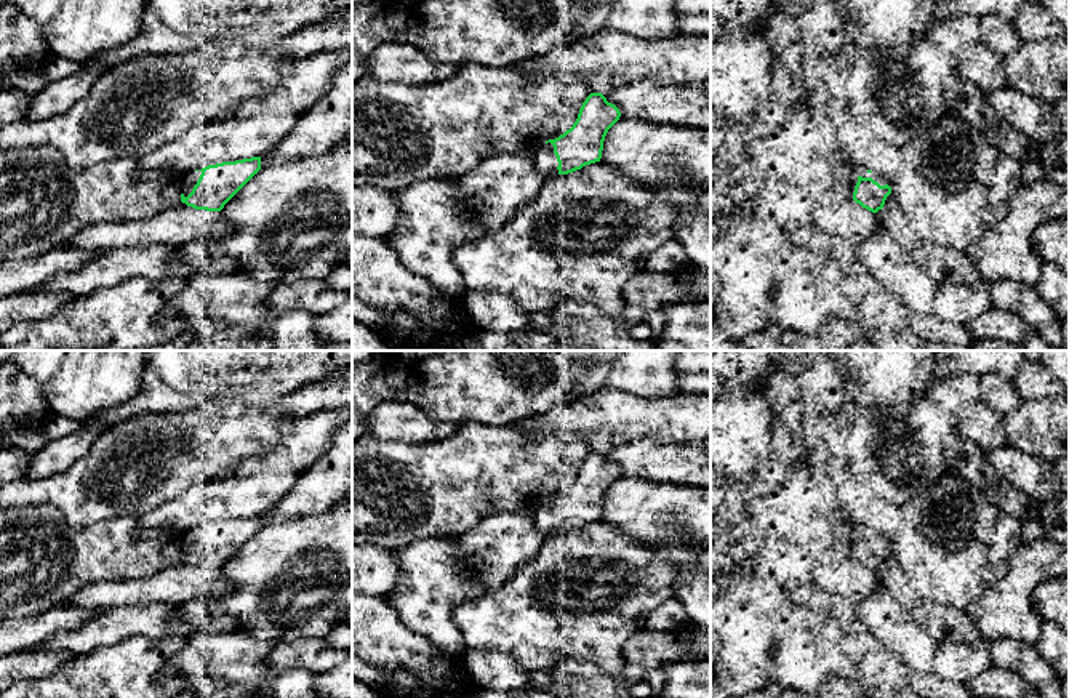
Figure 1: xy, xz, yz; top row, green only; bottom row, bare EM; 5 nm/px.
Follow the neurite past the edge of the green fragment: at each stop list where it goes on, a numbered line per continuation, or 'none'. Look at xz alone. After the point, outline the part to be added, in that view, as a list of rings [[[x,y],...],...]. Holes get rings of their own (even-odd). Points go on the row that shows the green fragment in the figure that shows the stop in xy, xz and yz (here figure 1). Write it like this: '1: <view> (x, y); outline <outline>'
1: xz (546, 162); outline [[[551,142],[541,146],[536,154],[533,155],[534,158],[534,165],[538,168],[538,171],[541,173],[541,176],[544,178],[544,181],[554,178],[559,174],[559,162],[557,157],[554,154],[554,146]]]

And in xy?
1: xy (188, 180); outline [[[198,170],[198,171],[187,171],[181,176],[181,192],[184,194],[184,197],[187,197],[192,192],[200,174],[202,174],[202,171]]]

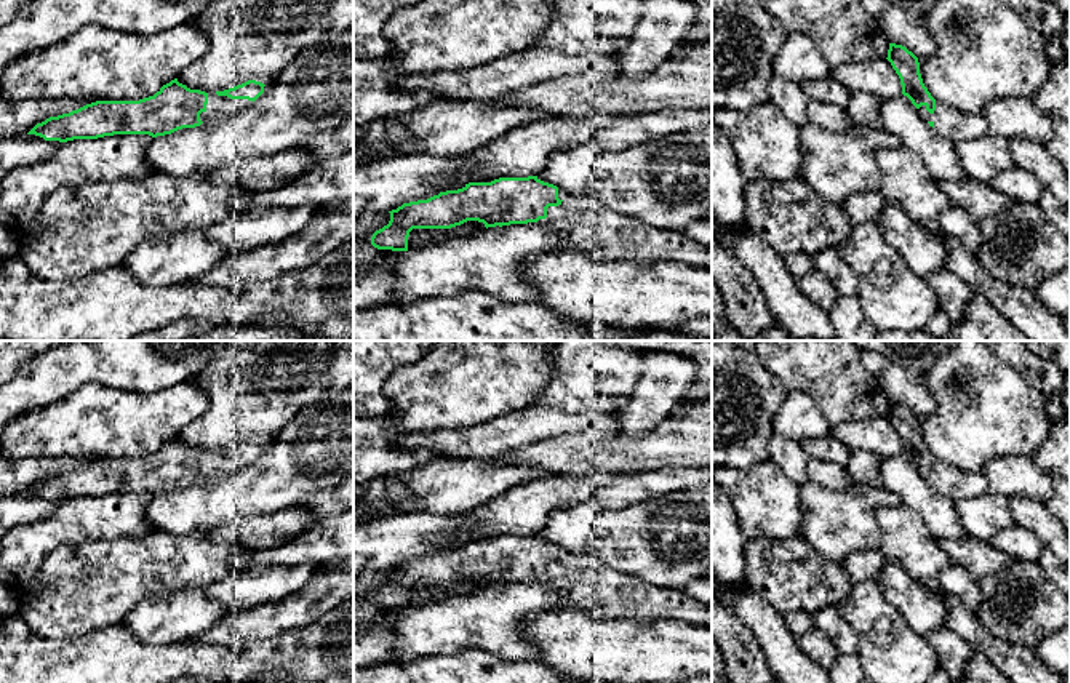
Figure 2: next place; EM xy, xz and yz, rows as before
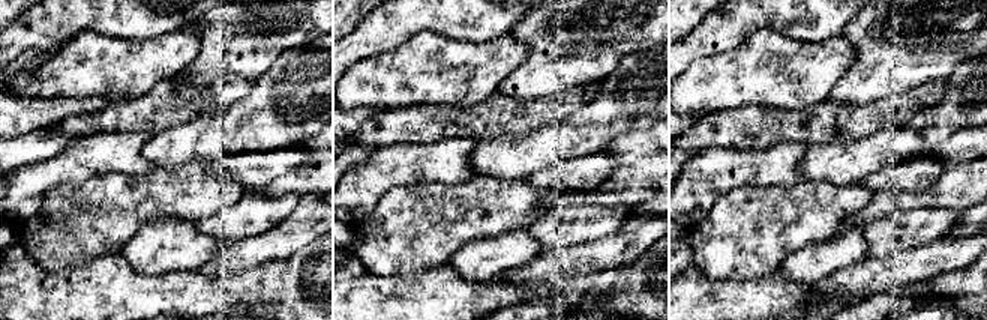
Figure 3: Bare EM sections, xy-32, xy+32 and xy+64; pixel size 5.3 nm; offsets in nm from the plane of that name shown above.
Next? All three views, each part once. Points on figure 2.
1: xz (586, 224); outline [[[558,190],[561,203],[558,206],[547,208],[547,218],[539,219],[537,224],[557,230],[563,242],[563,251],[584,253],[592,258],[606,261],[635,261],[635,262],[653,262],[653,261],[677,261],[691,267],[712,269],[712,246],[702,245],[680,230],[657,229],[632,216],[622,216],[611,210],[608,205],[592,195],[574,195],[565,190]]]

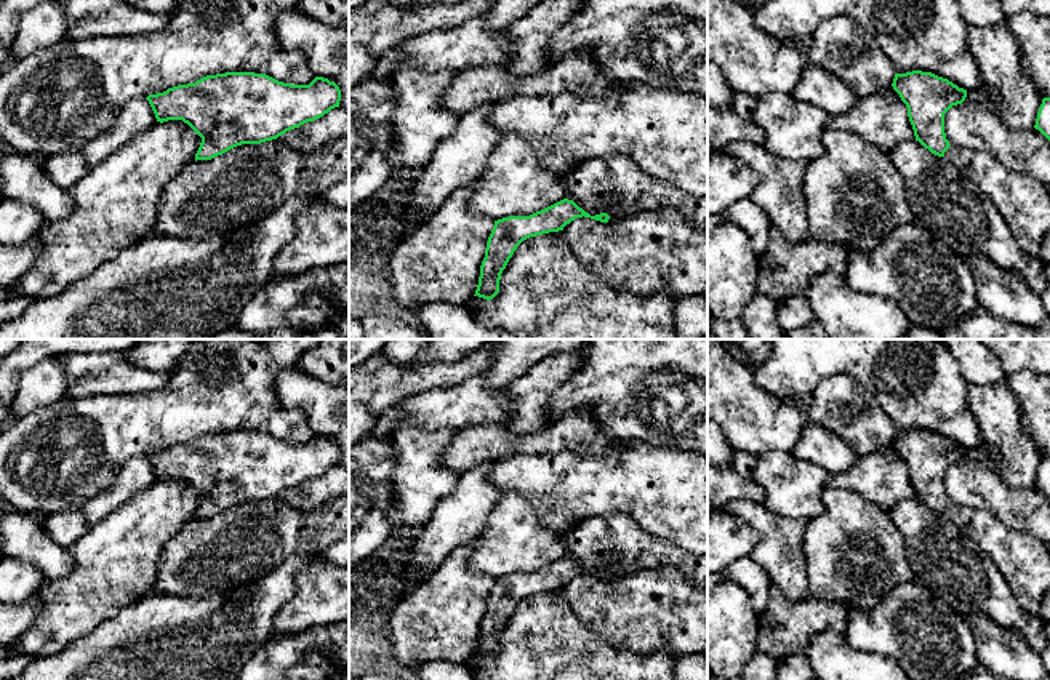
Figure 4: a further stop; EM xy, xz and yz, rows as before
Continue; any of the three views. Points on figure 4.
1: xy (208, 197); outline [[[349,134],[315,152],[293,150],[277,139],[242,144],[211,160],[189,163],[174,176],[158,203],[152,235],[206,238],[251,226],[290,198],[315,197],[349,176]]]

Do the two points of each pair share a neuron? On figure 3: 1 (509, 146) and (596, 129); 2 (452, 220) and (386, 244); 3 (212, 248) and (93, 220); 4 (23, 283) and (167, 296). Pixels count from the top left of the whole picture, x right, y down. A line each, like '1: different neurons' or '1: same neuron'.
1: same neuron
2: same neuron
3: different neurons
4: same neuron

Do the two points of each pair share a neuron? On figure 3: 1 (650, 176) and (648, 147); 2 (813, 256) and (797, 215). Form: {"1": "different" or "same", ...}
{"1": "different", "2": "different"}

